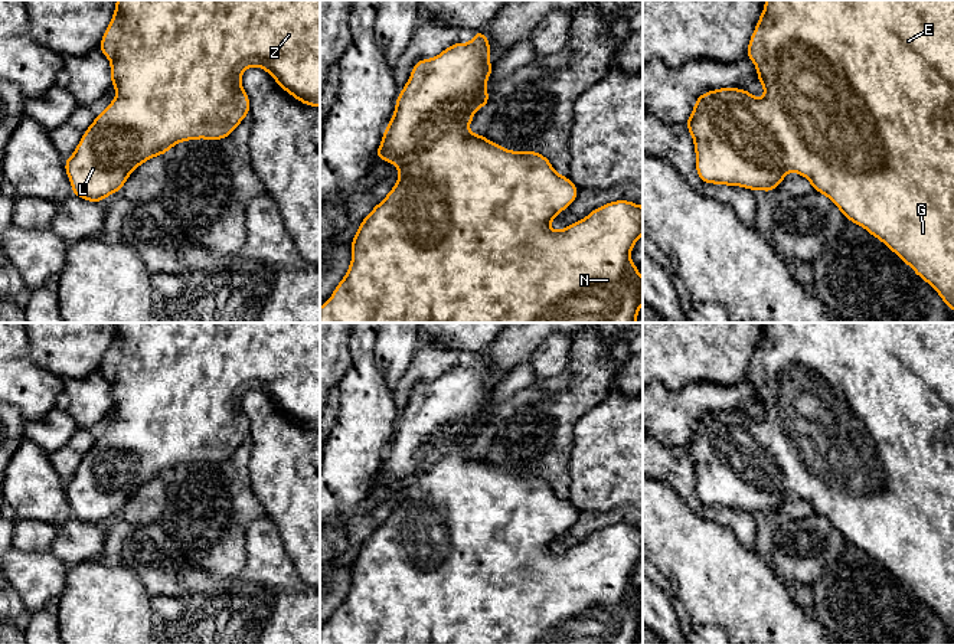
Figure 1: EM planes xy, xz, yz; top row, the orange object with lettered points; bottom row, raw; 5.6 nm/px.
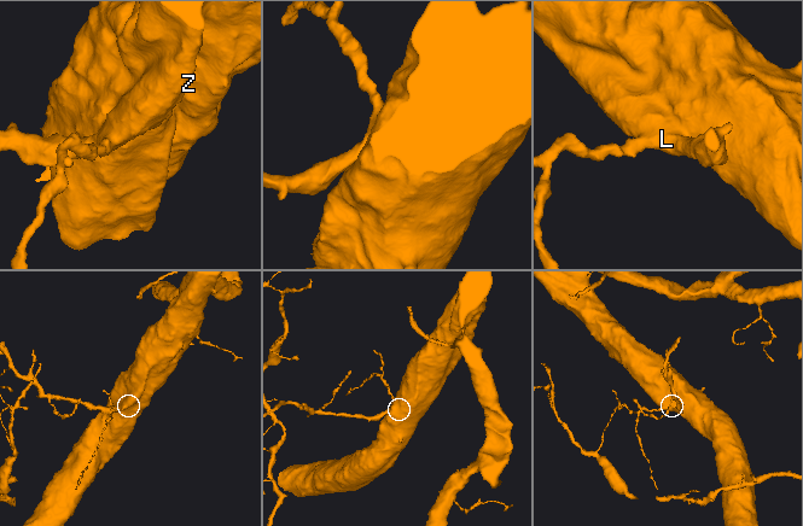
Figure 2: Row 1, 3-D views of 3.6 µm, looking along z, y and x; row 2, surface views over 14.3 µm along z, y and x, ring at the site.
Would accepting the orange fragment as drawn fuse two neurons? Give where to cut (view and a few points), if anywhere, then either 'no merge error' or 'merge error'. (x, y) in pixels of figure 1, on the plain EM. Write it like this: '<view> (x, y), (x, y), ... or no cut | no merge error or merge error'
no cut | no merge error

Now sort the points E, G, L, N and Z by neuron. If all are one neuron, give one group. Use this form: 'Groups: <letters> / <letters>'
Groups: E G L N Z

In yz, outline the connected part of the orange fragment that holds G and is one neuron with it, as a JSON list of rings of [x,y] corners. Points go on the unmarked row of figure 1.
[[[765,323],[764,334],[748,366],[746,380],[757,389],[758,402],[765,418],[758,422],[748,412],[721,411],[703,415],[695,425],[695,431],[685,445],[695,464],[696,494],[703,506],[741,509],[749,513],[761,511],[770,516],[788,494],[797,494],[810,503],[813,513],[826,517],[844,537],[847,543],[865,550],[870,558],[882,563],[893,573],[915,596],[927,604],[942,621],[944,627],[954,632],[954,323]]]

